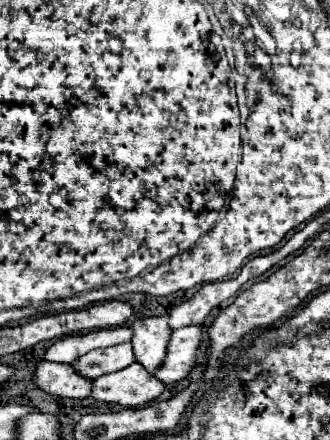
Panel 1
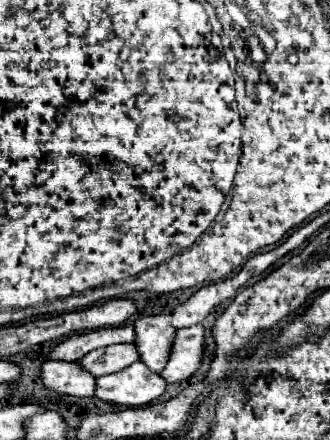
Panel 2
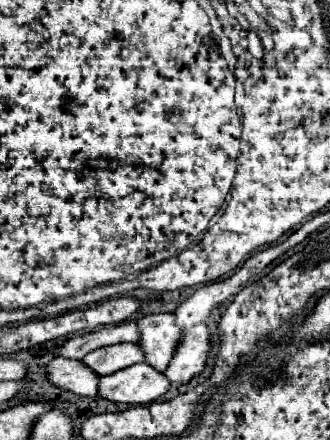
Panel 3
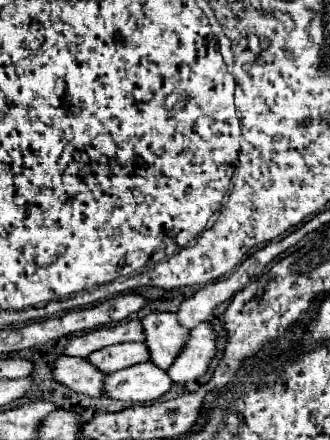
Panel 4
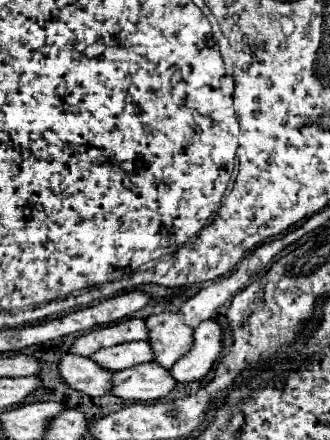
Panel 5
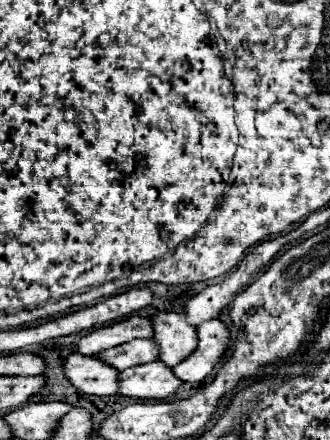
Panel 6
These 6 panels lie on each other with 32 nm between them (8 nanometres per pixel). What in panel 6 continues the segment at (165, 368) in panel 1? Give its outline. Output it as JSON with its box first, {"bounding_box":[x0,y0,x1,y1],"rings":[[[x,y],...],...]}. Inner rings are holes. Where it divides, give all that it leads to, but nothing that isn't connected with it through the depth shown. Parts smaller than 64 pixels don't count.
{"bounding_box":[172,318,230,384],"rings":[[[214,318],[200,324],[196,350],[192,352],[192,356],[188,356],[176,368],[172,368],[174,374],[190,384],[200,384],[222,360],[222,356],[228,350],[228,344],[230,344],[230,330],[222,320]]]}

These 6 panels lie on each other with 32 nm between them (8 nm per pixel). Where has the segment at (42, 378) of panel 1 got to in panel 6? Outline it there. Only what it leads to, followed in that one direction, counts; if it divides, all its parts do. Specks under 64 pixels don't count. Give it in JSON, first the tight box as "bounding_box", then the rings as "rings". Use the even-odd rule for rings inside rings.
{"bounding_box":[64,354,120,396],"rings":[[[70,354],[64,362],[64,372],[68,380],[84,394],[112,396],[116,394],[116,384],[120,384],[120,372],[108,368],[98,356]]]}

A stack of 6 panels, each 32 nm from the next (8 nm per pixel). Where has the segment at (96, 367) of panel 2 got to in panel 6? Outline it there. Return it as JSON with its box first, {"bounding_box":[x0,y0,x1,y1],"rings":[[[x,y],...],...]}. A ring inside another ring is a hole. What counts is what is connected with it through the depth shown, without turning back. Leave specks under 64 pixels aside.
{"bounding_box":[98,338,160,370],"rings":[[[148,338],[148,340],[130,340],[128,344],[108,348],[104,352],[100,352],[98,356],[104,362],[118,368],[118,370],[160,360],[160,356],[156,356],[156,340],[152,340],[152,338]]]}

